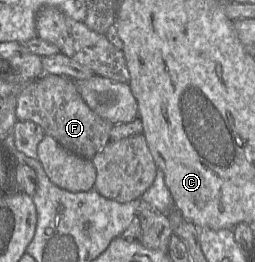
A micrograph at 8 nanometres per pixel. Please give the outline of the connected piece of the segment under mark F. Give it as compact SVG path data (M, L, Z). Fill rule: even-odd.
M43 76L17 95L16 117L18 122L39 125L46 136L54 138L65 150L88 161L104 151L113 126L89 111L74 83L56 76Z

